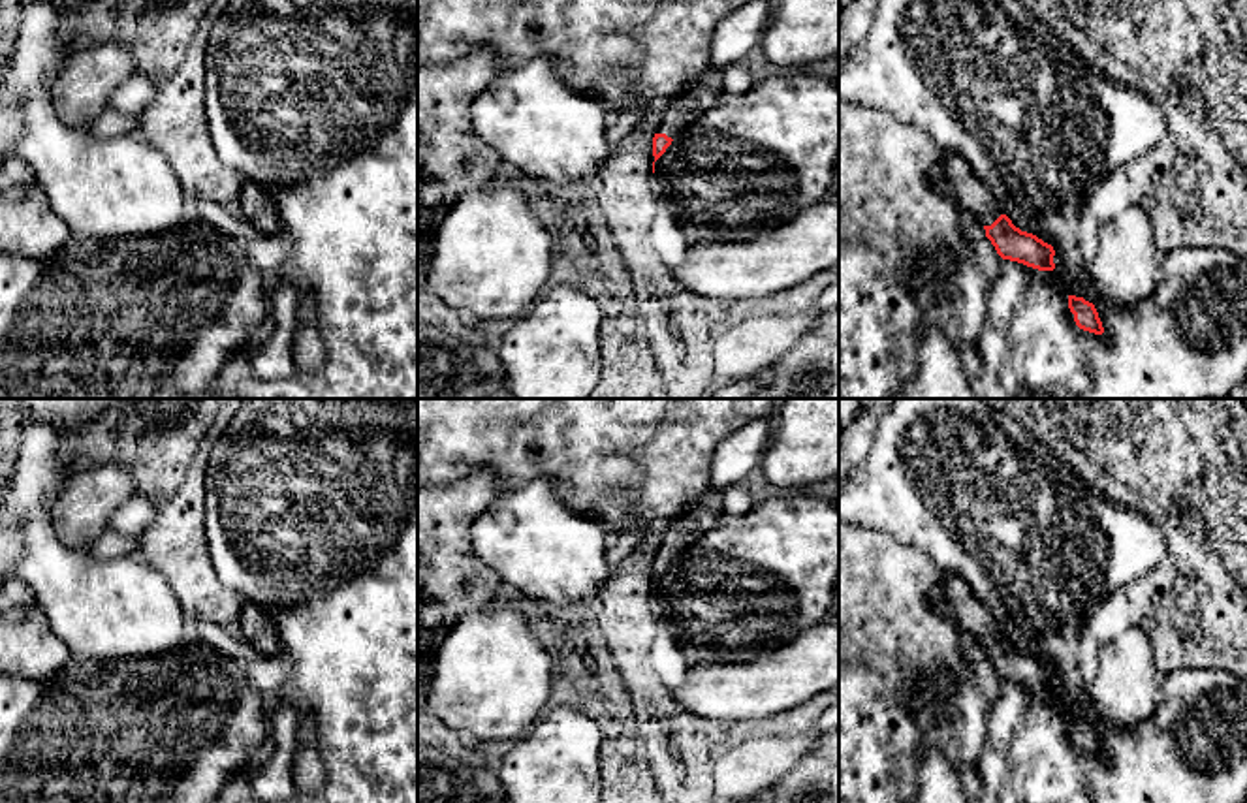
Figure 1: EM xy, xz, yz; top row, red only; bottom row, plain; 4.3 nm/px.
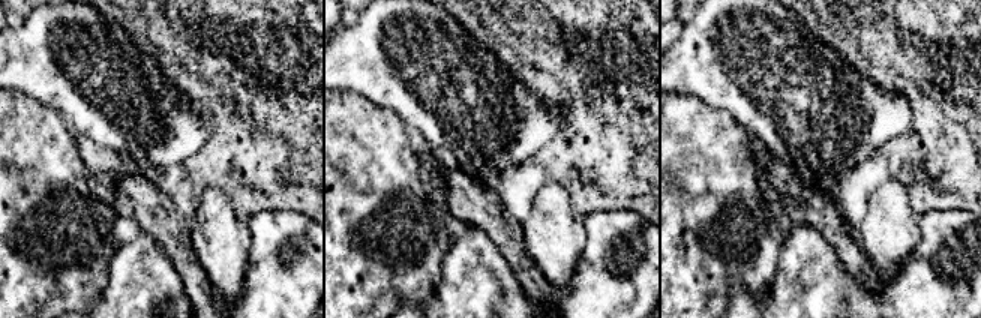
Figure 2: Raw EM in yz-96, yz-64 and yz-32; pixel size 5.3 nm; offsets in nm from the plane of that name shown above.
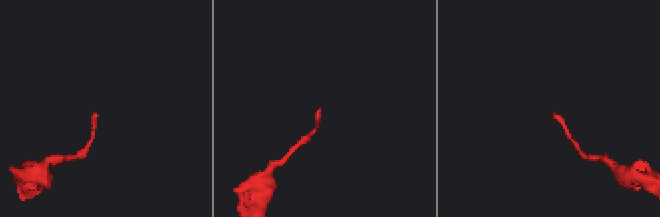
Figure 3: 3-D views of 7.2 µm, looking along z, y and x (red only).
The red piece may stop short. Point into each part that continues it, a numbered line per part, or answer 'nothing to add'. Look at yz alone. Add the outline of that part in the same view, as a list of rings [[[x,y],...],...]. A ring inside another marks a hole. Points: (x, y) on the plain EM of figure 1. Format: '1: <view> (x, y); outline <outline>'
1: yz (952, 597); outline [[[946,574],[931,594],[931,606],[950,615],[959,632],[969,632],[980,647],[991,647],[1001,636],[997,619],[972,596],[969,585]]]

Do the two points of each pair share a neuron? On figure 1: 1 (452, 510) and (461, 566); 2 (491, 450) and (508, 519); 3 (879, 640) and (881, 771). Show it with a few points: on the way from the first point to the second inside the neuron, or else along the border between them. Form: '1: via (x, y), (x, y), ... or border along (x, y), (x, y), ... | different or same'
1: via (452, 523), (452, 553) | same
2: border along (542, 474), (499, 491) | different
3: via (879, 672), (879, 740) | same

